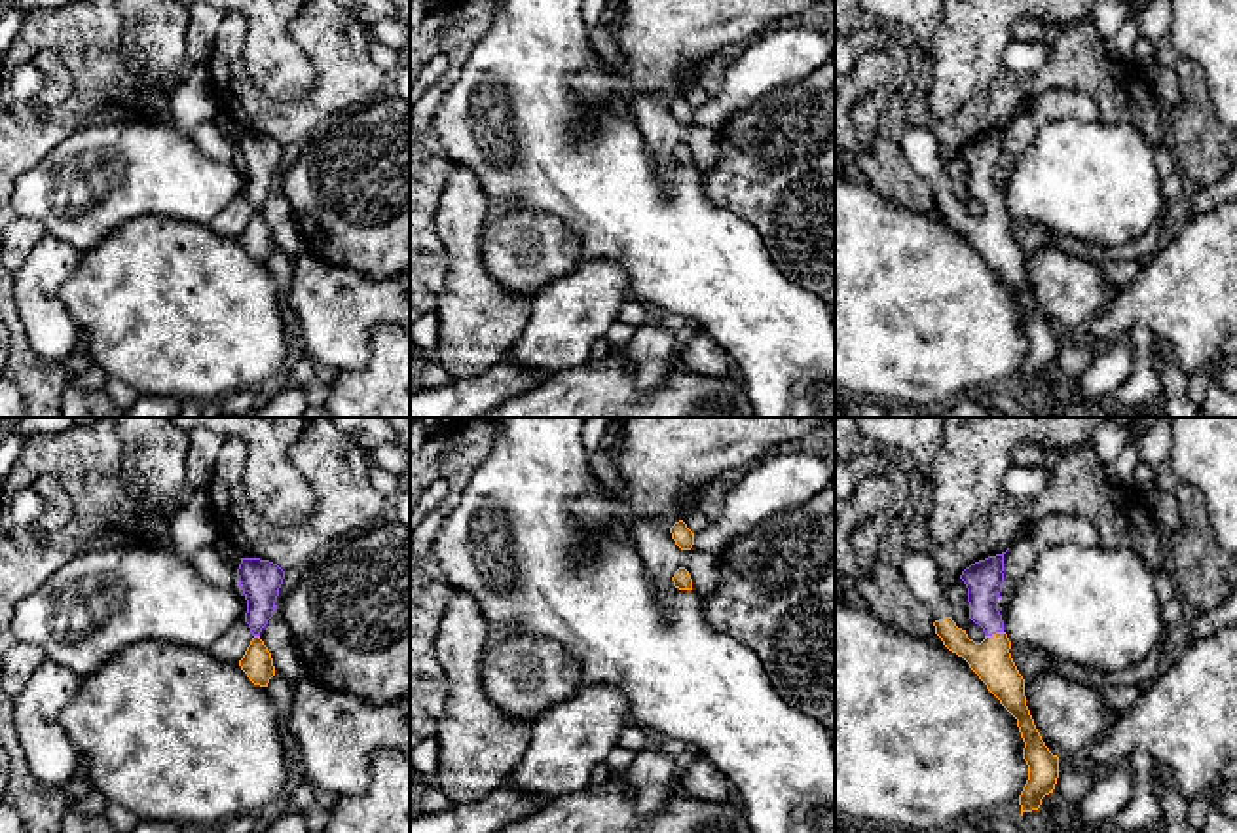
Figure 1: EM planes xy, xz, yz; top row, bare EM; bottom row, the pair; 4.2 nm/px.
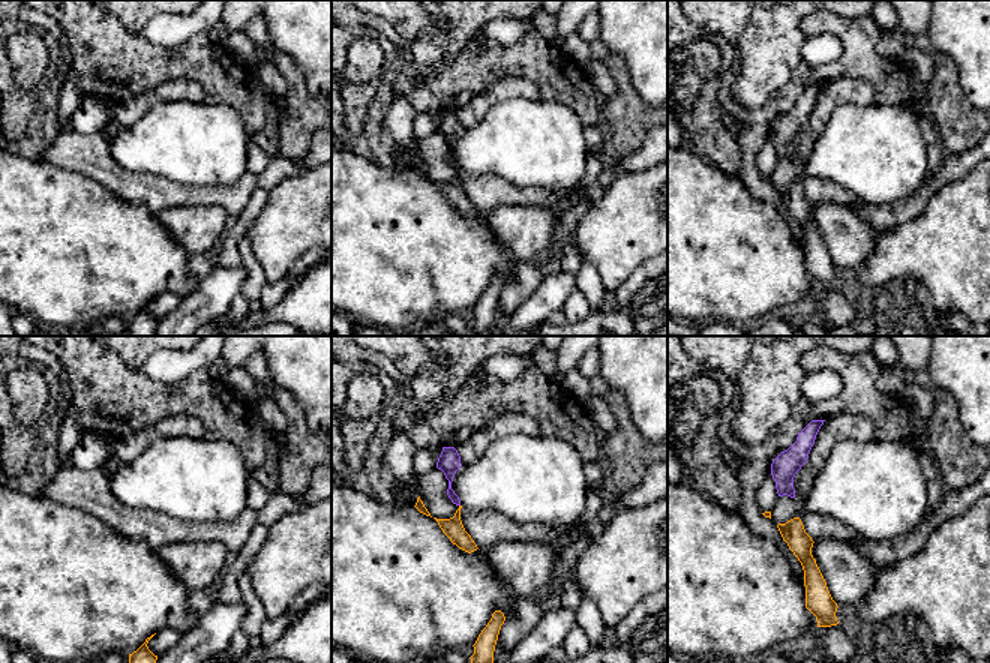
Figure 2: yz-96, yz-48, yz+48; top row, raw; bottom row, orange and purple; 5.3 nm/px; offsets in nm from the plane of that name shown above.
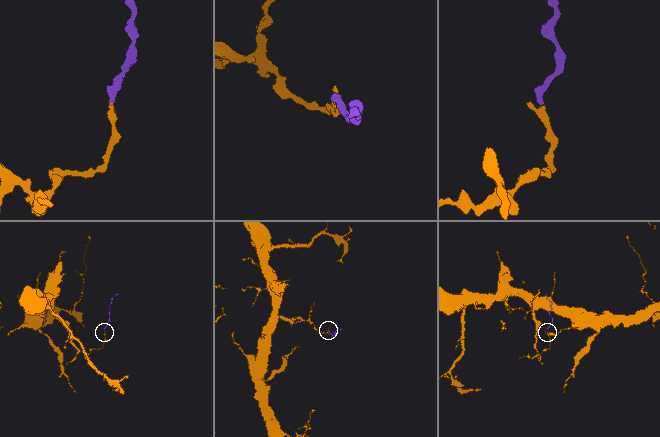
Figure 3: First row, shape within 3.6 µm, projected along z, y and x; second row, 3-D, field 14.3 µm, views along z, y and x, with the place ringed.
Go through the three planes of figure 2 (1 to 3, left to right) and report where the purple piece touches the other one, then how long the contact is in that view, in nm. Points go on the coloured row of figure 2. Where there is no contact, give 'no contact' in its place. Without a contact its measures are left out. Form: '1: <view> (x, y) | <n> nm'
1: no contact
2: no contact
3: no contact

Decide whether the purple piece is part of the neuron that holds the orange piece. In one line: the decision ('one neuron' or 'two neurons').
one neuron

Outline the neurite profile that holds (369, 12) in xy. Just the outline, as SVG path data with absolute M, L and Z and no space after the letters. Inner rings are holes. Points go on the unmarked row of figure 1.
M338 0L338 2L343 4L359 21L368 25L397 15L397 8L391 0Z

